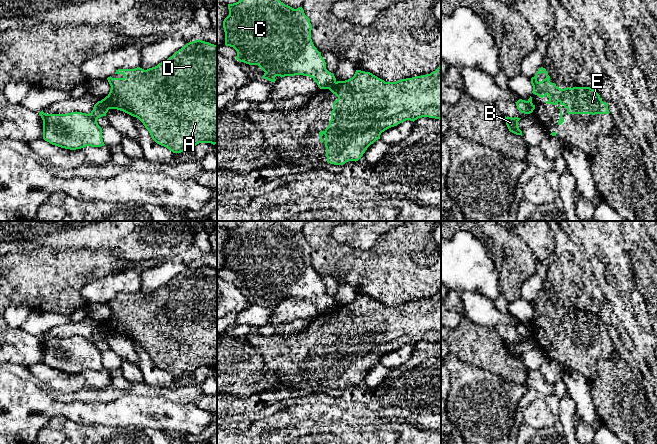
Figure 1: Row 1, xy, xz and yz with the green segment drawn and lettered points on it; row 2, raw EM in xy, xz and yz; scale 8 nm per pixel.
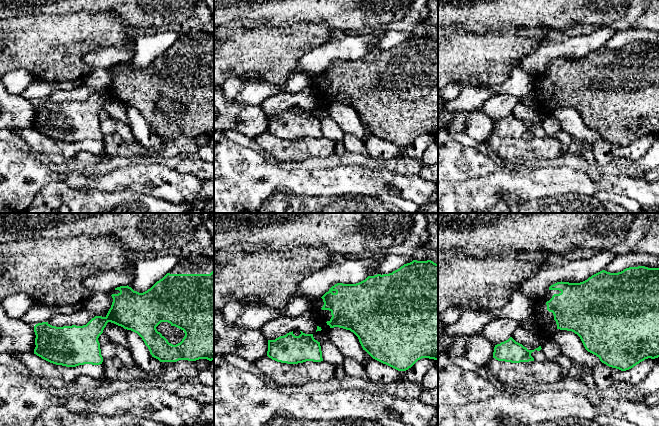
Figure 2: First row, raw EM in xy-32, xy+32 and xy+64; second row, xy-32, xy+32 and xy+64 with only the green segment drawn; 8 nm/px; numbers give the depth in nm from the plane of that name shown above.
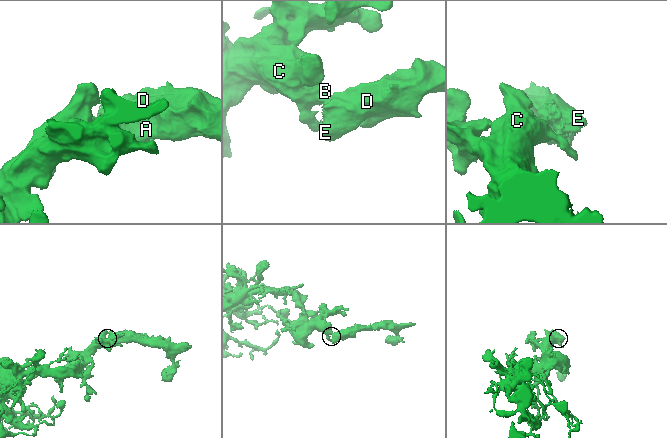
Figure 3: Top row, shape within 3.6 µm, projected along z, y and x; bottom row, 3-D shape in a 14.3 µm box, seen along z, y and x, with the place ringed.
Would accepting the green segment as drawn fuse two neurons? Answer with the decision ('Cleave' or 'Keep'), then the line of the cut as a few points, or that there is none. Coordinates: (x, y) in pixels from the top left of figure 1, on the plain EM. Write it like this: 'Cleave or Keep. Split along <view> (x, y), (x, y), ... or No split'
Cleave. Split along xy (101, 324), (109, 332)

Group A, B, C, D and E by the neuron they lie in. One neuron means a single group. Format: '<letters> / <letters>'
A D E / B C

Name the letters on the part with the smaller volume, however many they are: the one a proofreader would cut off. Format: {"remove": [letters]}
{"remove": ["A", "D", "E"]}

